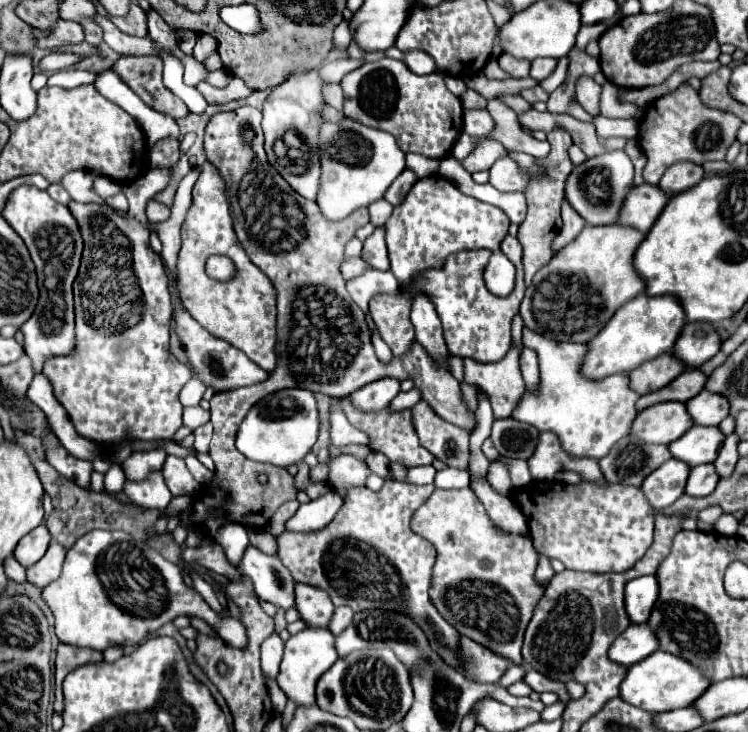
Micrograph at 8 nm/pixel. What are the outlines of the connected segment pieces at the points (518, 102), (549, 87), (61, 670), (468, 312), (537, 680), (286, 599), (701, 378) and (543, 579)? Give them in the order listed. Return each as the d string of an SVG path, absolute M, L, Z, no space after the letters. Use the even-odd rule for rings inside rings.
M499 96L503 102L507 102L517 114L521 114L521 112L525 112L525 110L529 110L531 108L531 104L529 102L525 102L521 96Z
M565 56L564 58L560 58L558 60L555 71L551 74L551 76L549 76L549 78L547 78L547 80L543 80L543 82L541 82L539 86L541 86L541 88L545 88L547 92L553 92L553 90L555 90L555 88L557 88L557 86L561 84L561 82L565 81L565 78L567 76L568 64L569 60L567 56Z
M59 644L57 648L57 672L55 672L55 710L61 712L63 710L63 696L61 696L61 684L63 678L77 666L81 664L89 664L89 662L101 662L103 654L99 650L79 650L77 646L67 646L67 644Z
M507 236L501 242L501 252L513 262L517 276L515 288L509 296L495 296L487 290L483 272L491 258L491 250L467 250L451 254L441 270L429 270L421 276L419 288L429 294L435 304L435 310L443 324L443 336L447 350L461 358L475 358L479 362L497 362L501 360L511 346L511 318L519 310L519 304L525 294L523 266L521 266L521 244L517 238Z
M527 668L527 676L523 678L535 692L555 692L559 696L561 702L569 702L569 694L567 694L567 688L563 682L551 682L551 678L547 676L541 676L537 670L533 668Z
M249 544L239 562L239 572L251 578L253 588L261 600L281 606L283 610L289 610L293 606L295 580L277 556L261 554L259 548Z
M699 368L685 370L683 374L679 374L679 378L675 378L665 388L641 396L639 402L637 402L637 410L643 410L643 408L653 406L653 404L659 404L659 402L669 402L669 400L687 402L689 398L697 396L703 390L705 380L707 380L707 376Z
M541 556L539 558L539 566L537 566L537 570L535 570L535 580L537 582L541 582L541 584L547 584L551 578L553 578L553 568L551 568L551 564L549 564L549 558L545 558L545 556Z

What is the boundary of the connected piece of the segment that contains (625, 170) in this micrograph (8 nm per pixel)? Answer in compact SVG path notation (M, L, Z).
M613 150L597 158L589 158L581 166L575 166L565 184L565 196L571 206L585 216L589 224L611 224L617 218L617 212L623 204L627 190L633 180L633 164L623 150Z

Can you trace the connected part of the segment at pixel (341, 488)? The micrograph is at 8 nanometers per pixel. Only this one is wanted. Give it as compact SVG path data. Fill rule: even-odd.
M333 456L327 462L329 466L329 486L339 492L339 496L345 496L349 488L361 488L365 486L369 468L365 462L357 460L355 456Z

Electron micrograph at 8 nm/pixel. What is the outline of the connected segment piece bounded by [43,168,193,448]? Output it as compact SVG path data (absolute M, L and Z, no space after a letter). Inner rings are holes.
M149 170L145 176L137 178L135 182L121 182L121 188L123 192L127 194L129 198L129 210L125 216L117 214L115 208L107 206L107 204L95 204L95 202L89 202L89 204L81 204L81 202L75 202L71 200L69 202L69 210L73 214L73 218L77 220L79 224L79 232L83 234L83 258L81 258L81 266L79 266L79 274L73 282L73 292L75 292L75 336L77 336L77 346L73 350L71 356L63 356L63 358L51 358L45 362L43 366L43 376L51 382L53 386L53 394L55 398L59 400L59 404L67 410L75 430L85 436L85 438L91 438L95 440L97 444L109 448L111 444L117 444L121 442L125 436L133 436L135 440L163 440L163 438L171 438L177 428L181 426L181 412L183 412L183 406L179 402L179 390L189 382L189 378L193 376L191 370L187 370L187 366L183 366L173 354L169 354L169 318L171 318L171 298L169 298L169 290L167 290L167 274L163 270L163 264L161 264L161 258L153 252L153 248L149 246L149 230L147 230L147 216L145 216L145 206L147 202L167 186L169 182L169 176L171 176L171 170Z

